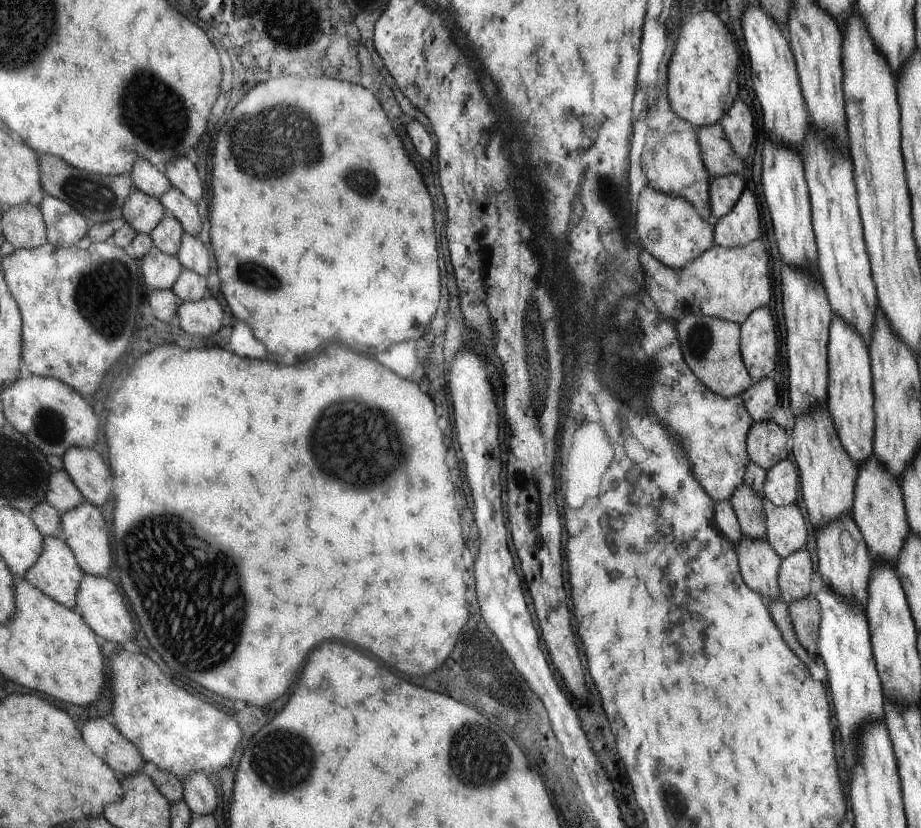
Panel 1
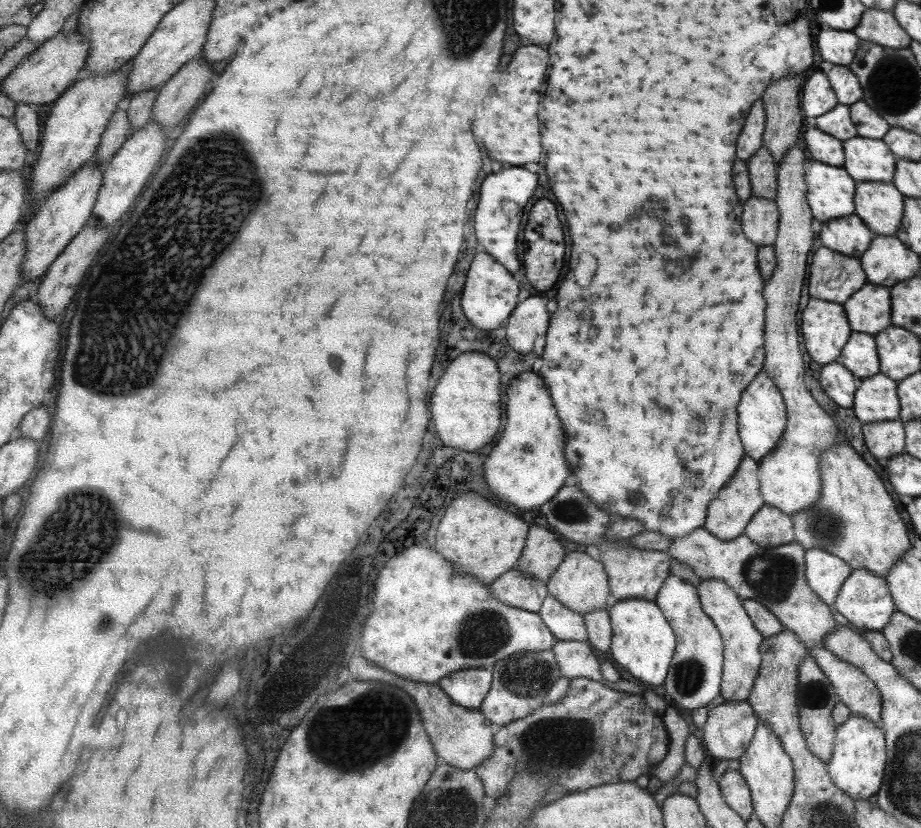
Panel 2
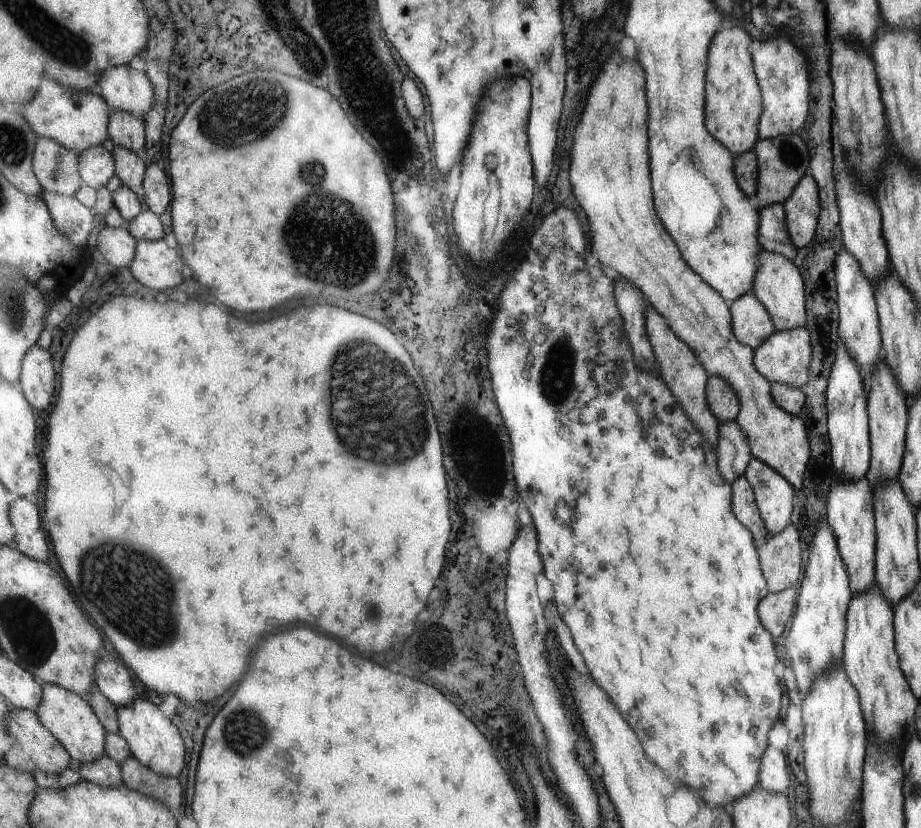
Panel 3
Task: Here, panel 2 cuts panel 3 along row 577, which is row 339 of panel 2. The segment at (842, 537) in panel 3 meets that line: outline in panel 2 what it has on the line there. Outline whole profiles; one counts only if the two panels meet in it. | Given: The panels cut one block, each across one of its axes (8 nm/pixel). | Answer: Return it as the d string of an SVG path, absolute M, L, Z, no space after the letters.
M853 332L851 340L844 345L840 362L859 380L882 372L879 361L878 343L875 336L862 332Z

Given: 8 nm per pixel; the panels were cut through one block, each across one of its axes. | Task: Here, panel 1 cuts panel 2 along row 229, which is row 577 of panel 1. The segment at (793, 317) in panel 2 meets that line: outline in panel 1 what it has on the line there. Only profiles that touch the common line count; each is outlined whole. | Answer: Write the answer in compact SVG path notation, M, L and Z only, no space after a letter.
M796 550L783 558L779 570L780 596L786 603L800 601L810 594L814 566L808 550Z

